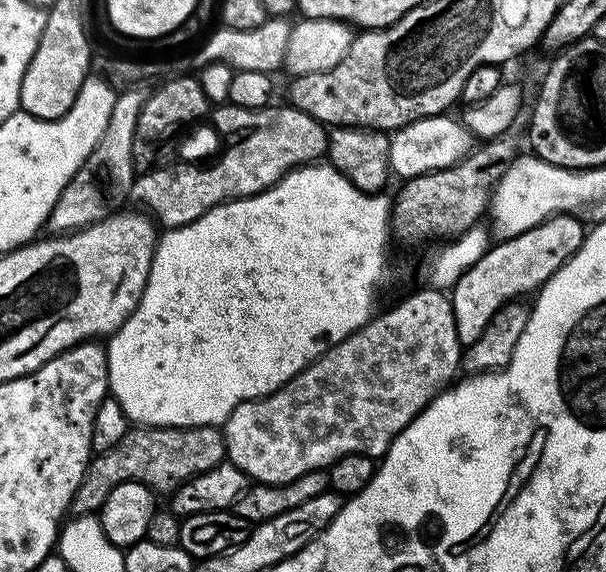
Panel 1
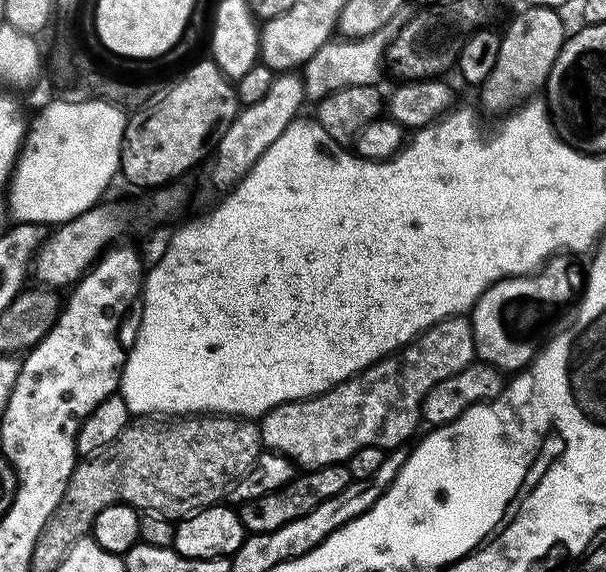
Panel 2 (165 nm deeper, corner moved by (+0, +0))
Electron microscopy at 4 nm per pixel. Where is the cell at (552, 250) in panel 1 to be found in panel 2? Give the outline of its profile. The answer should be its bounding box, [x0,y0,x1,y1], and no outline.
[470,254,578,374]

